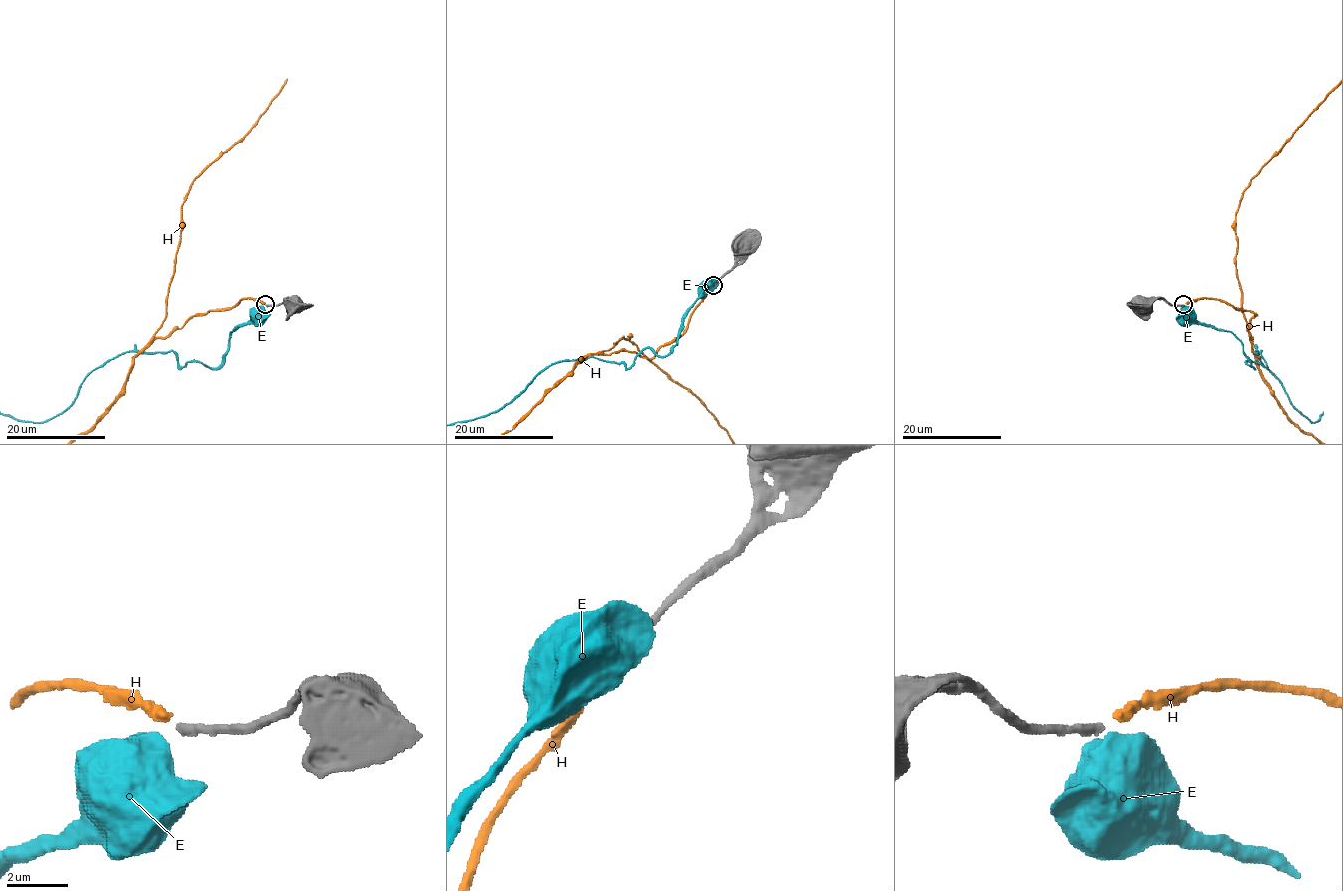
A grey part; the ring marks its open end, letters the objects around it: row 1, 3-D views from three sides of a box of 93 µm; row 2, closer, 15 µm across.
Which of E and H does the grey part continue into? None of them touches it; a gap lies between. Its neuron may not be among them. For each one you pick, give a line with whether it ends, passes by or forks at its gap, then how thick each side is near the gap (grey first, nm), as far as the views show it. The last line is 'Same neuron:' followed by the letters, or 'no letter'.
H: It ends there. Thickness 300 nm (grey) against 320 nm
Same neuron: H

